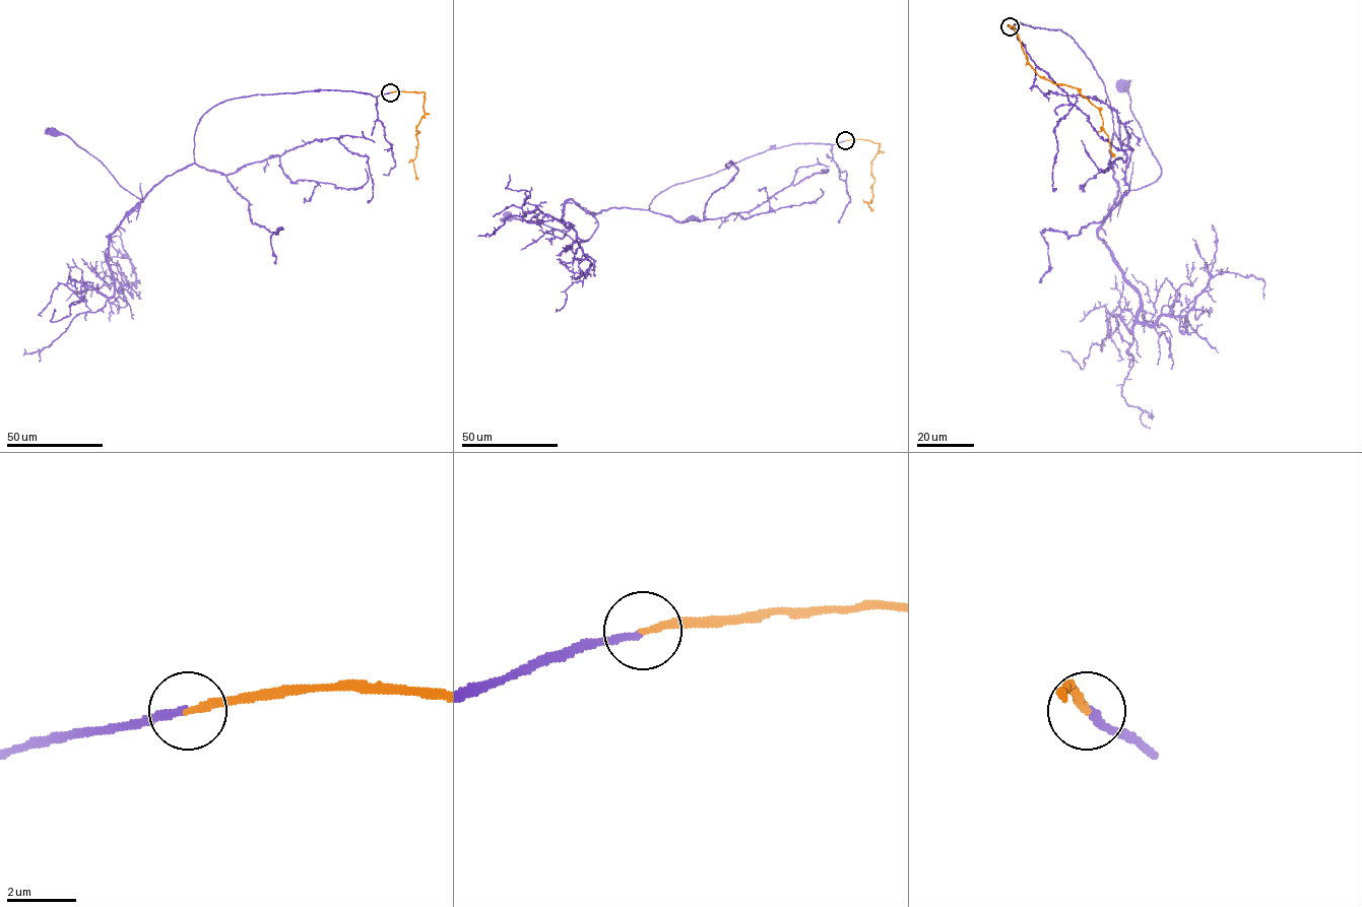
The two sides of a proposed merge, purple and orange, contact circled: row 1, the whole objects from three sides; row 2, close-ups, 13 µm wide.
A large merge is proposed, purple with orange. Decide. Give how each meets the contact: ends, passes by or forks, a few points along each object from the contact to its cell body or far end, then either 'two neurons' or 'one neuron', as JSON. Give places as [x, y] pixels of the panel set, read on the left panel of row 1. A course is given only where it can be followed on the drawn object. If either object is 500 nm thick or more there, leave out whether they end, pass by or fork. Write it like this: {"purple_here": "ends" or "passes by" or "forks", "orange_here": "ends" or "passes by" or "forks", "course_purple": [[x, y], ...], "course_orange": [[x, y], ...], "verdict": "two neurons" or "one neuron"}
{"purple_here": "ends", "orange_here": "ends", "course_purple": [[390, 92], [315, 90], [221, 102], [195, 130], [194, 162], [167, 176], [129, 214], [143, 201], [53, 131]], "course_orange": [[390, 92], [425, 92], [425, 115], [416, 128], [419, 132], [413, 162], [417, 180]], "verdict": "one neuron"}

